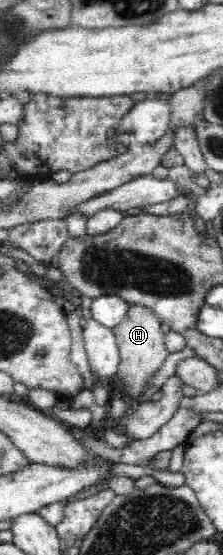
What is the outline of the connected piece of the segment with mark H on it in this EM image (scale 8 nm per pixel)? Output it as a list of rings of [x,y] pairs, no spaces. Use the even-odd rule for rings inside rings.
[[[132,305],[121,322],[113,329],[120,362],[117,373],[107,382],[110,395],[126,400],[130,408],[145,400],[146,389],[152,377],[163,367],[168,350],[163,343],[161,322],[147,307]]]

